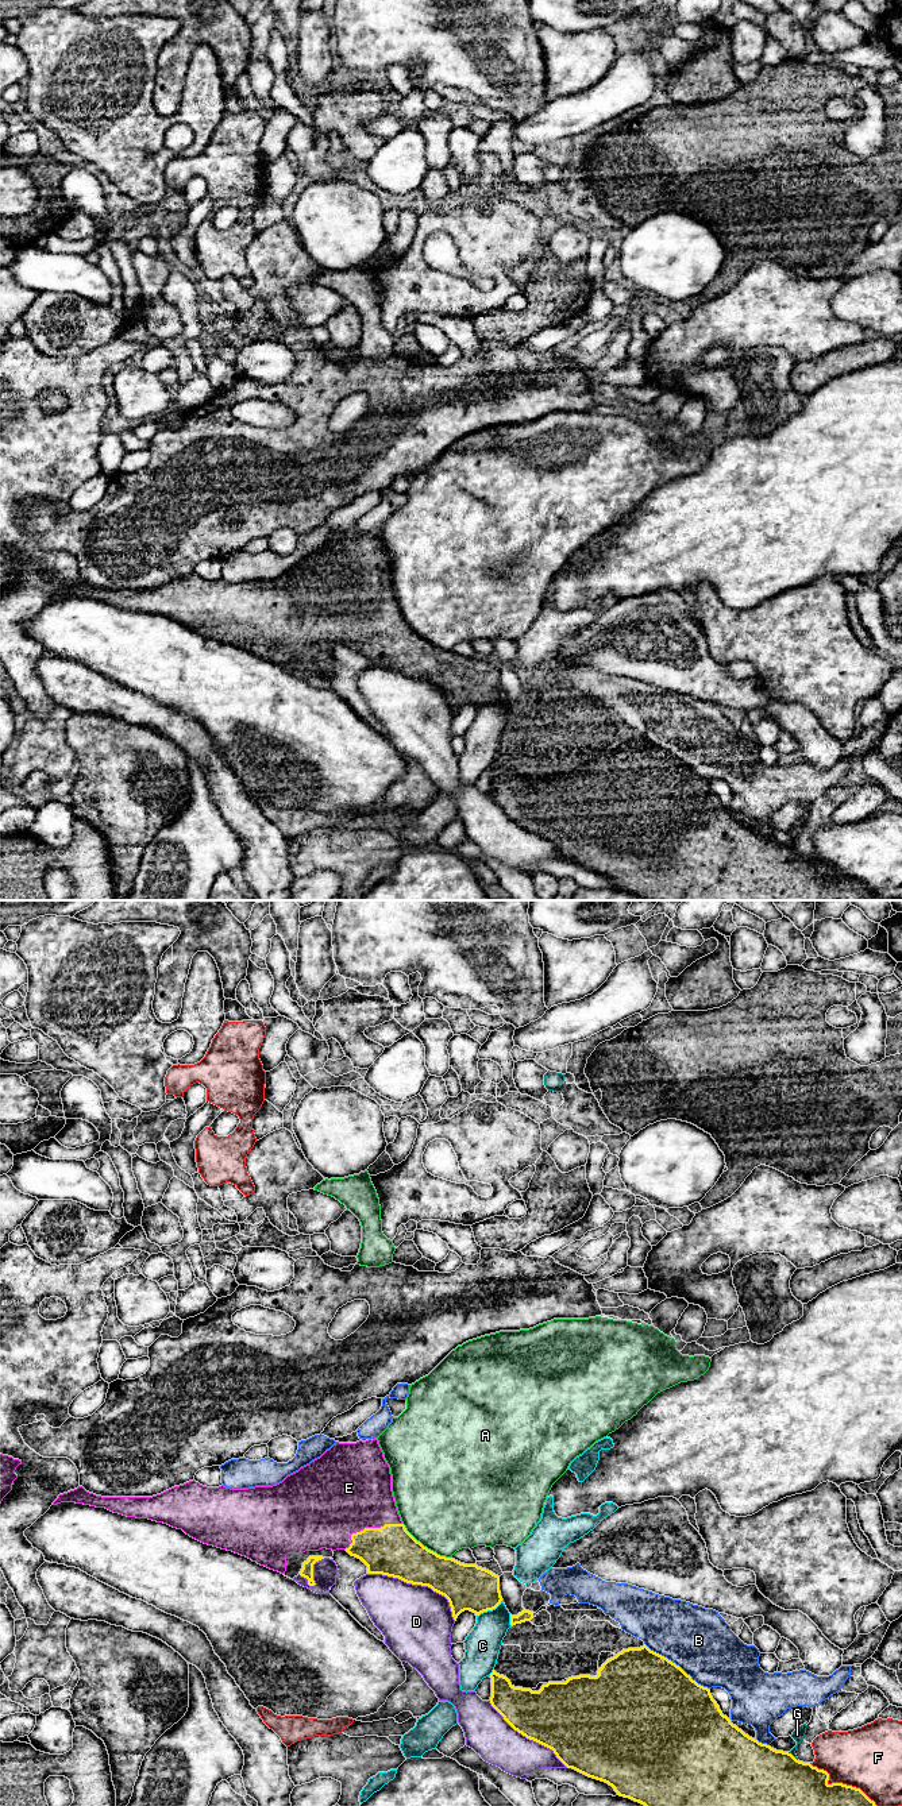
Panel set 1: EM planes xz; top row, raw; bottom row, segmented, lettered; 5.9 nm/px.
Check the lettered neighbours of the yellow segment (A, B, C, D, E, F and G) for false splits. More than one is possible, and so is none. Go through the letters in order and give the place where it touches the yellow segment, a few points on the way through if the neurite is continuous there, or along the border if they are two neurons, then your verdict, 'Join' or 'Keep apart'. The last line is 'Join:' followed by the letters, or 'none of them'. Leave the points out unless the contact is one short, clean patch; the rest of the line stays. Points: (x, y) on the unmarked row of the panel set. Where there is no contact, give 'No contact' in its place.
A: Touches yellow at xz (426, 640). Keep apart
B: Touches yellow at xz (675, 757). Keep apart
C: Touches yellow at xz (489, 702). Keep apart
D: Touches yellow at xz (417, 676). Keep apart
E: Touches yellow at xz (369, 621). Join
F: Touches yellow at xz (840, 876). Keep apart
G: Touches yellow at xz (793, 849). Keep apart
Join: E

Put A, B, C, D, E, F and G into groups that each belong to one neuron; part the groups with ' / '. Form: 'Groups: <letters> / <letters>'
Groups: A / B / C / D / E / F / G

